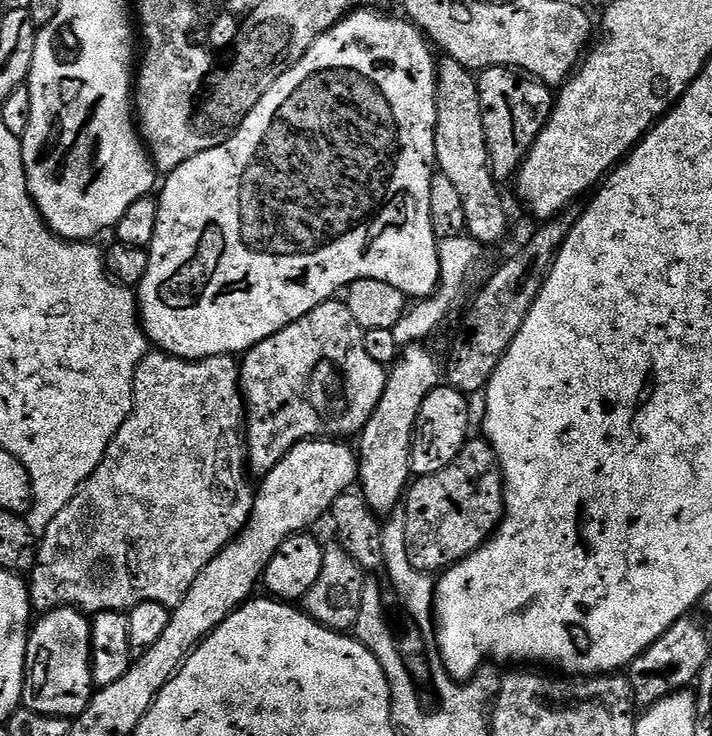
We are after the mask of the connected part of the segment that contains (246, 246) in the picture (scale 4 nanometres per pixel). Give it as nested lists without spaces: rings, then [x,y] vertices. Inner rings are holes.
[[[357,10],[337,22],[306,50],[298,63],[288,68],[262,94],[258,106],[246,114],[240,128],[222,146],[206,150],[190,162],[182,162],[167,173],[168,180],[158,192],[158,226],[148,245],[146,278],[138,285],[138,315],[145,336],[159,351],[180,360],[205,360],[215,356],[234,356],[248,352],[258,342],[278,334],[286,326],[298,322],[319,304],[333,299],[336,291],[347,289],[359,280],[390,282],[402,290],[405,298],[430,297],[441,287],[440,245],[430,218],[430,186],[436,162],[436,65],[433,49],[423,32],[407,19],[383,16],[380,10]]]

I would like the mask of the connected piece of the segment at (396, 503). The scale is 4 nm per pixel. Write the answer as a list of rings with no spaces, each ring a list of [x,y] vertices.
[[[412,343],[401,351],[400,359],[391,365],[388,381],[382,398],[374,414],[366,422],[363,432],[359,433],[358,491],[366,498],[373,512],[385,514],[401,507],[406,493],[413,483],[412,475],[412,435],[416,432],[418,414],[422,402],[430,398],[435,388],[442,384],[442,364],[423,343]]]

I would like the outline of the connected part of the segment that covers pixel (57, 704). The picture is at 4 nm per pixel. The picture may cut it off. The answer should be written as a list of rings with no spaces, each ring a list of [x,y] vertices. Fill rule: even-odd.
[[[53,608],[39,619],[28,633],[23,707],[47,716],[81,716],[94,695],[92,621],[79,608]]]

